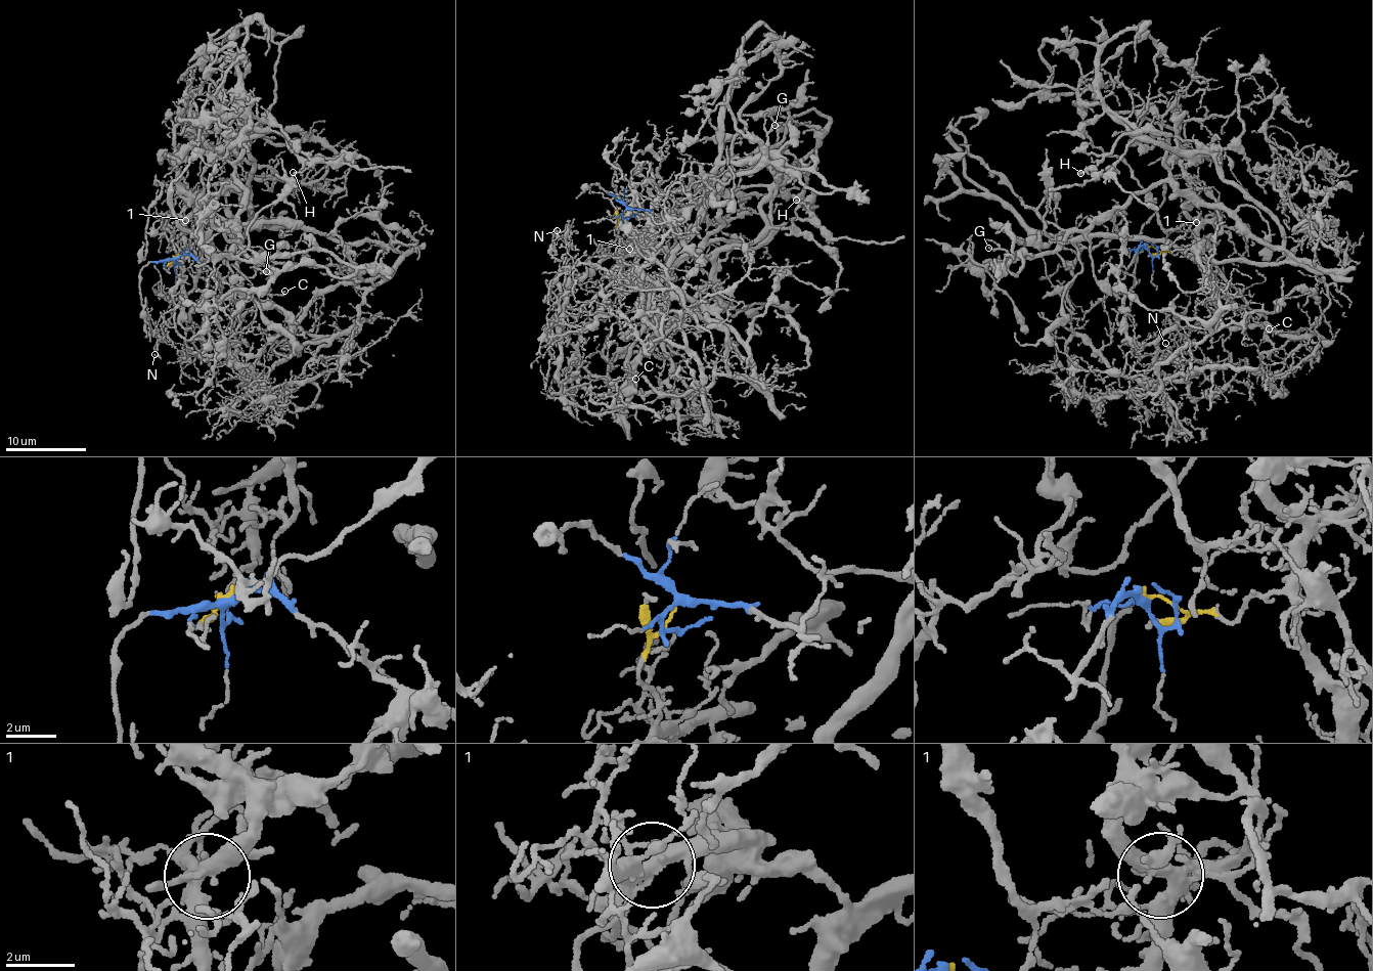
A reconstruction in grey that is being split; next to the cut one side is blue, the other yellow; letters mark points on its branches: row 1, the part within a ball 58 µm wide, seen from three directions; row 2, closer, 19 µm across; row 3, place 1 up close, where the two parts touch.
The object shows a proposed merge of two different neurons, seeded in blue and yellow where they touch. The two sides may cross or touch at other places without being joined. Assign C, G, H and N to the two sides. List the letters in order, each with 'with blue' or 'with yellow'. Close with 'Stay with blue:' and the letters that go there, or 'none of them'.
C: with yellow
G: with yellow
H: with yellow
N: with yellow
Stay with blue: none of them

